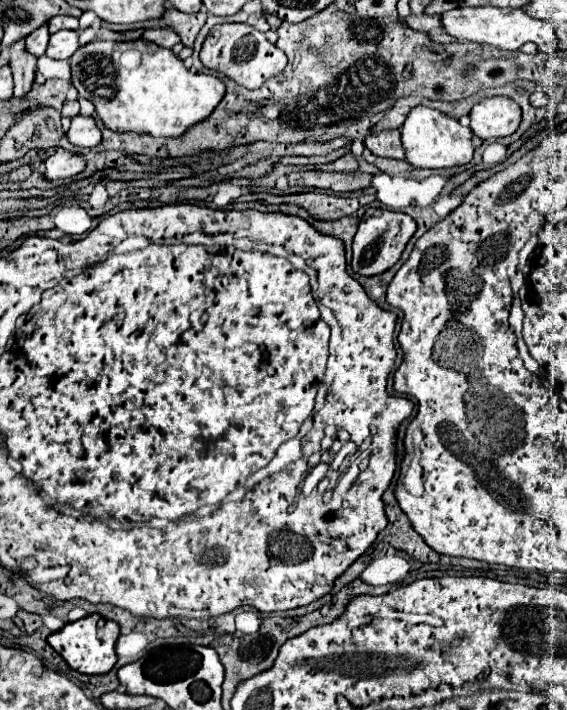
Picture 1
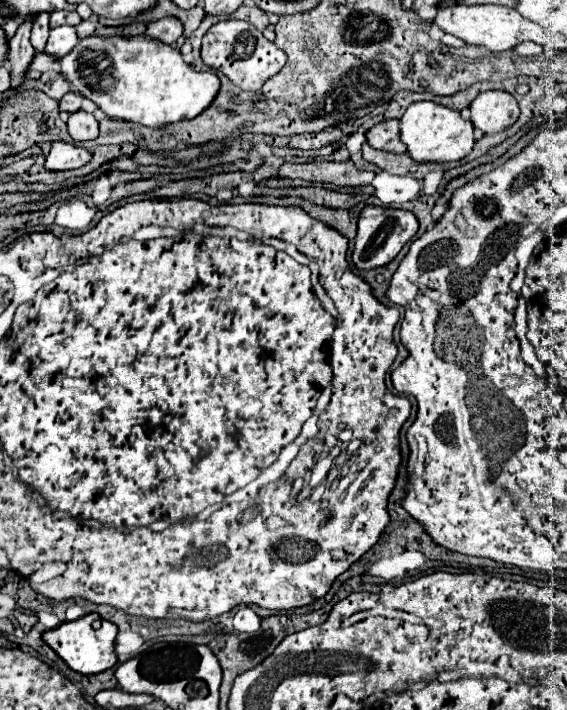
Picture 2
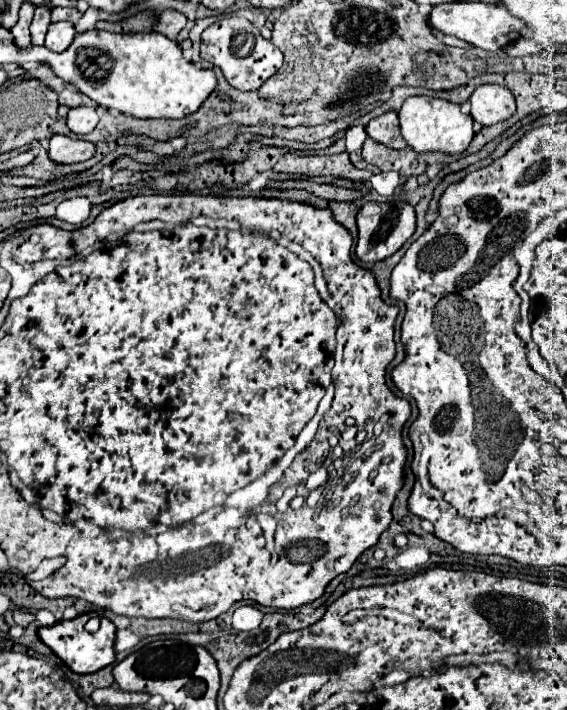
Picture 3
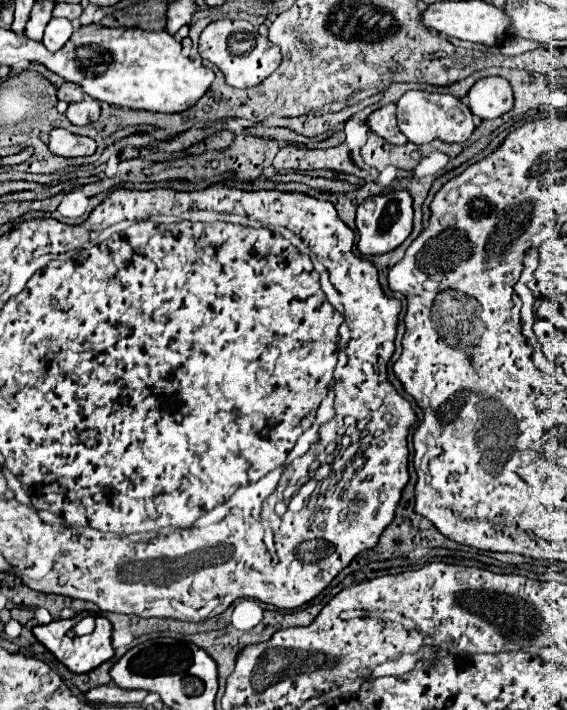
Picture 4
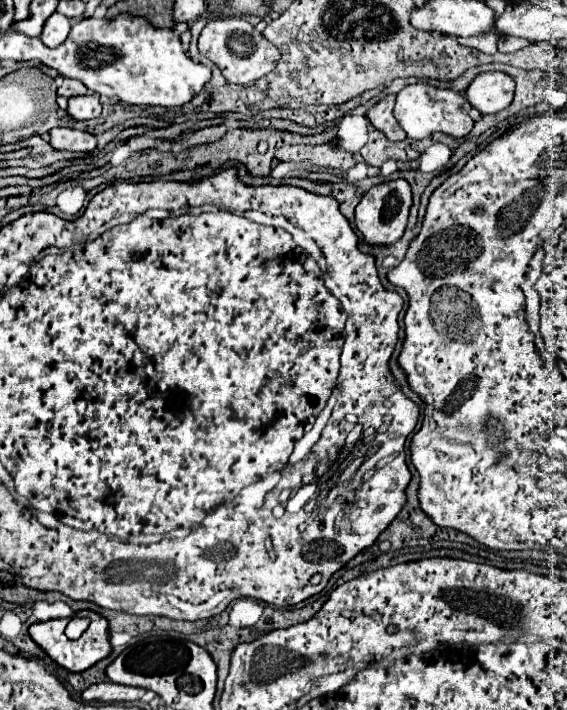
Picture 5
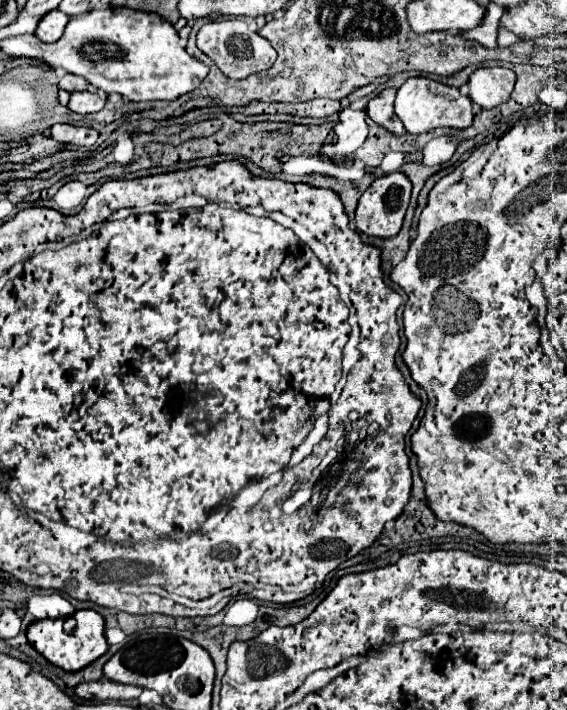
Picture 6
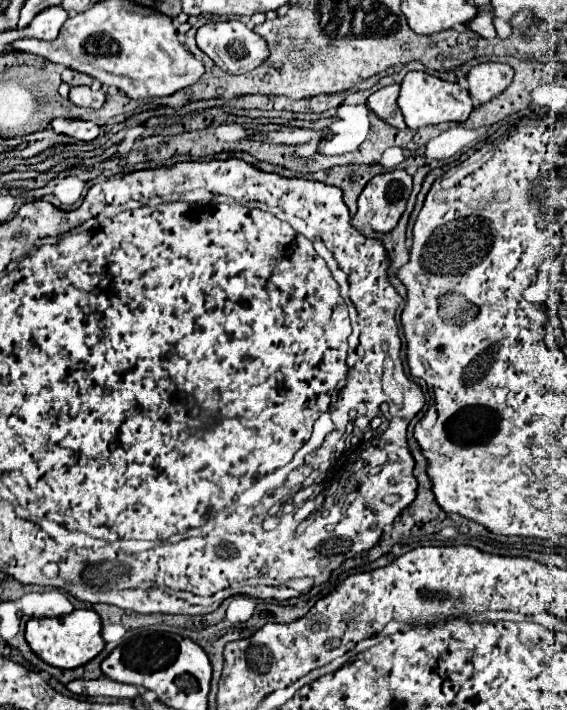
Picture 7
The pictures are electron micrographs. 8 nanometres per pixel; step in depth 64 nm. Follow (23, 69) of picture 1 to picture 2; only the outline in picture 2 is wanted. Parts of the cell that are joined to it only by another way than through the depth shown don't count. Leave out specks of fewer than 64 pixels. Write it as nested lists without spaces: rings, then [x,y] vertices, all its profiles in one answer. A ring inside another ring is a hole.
[[[26,20],[18,28],[16,36],[10,40],[8,62],[10,62],[10,74],[12,74],[12,88],[14,90],[18,90],[24,84],[28,66],[36,54],[30,46],[30,26],[32,26],[32,20]]]

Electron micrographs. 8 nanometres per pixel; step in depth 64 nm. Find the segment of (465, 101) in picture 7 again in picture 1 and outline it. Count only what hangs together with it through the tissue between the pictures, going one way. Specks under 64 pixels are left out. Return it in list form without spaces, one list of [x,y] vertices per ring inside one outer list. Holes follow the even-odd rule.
[[[428,106],[412,108],[400,132],[402,132],[402,146],[406,152],[406,160],[414,168],[430,168],[430,170],[454,168],[454,166],[464,166],[472,160],[474,148],[472,148],[470,128],[460,126],[458,120]]]

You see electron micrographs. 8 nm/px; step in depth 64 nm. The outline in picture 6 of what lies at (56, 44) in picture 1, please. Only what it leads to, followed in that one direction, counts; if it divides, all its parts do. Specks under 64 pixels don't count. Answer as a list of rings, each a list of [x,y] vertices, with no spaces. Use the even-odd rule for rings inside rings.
[[[52,10],[52,12],[48,12],[42,20],[40,20],[40,24],[38,24],[38,30],[36,30],[36,36],[42,40],[42,42],[56,42],[56,40],[60,40],[60,36],[64,34],[64,28],[66,28],[66,24],[68,24],[68,16],[64,14],[64,12],[60,12],[60,10]]]

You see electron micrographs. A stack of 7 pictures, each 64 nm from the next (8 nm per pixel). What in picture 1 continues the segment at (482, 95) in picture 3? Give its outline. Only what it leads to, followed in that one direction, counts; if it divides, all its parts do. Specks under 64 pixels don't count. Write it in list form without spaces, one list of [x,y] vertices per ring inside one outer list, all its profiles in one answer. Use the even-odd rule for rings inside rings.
[[[496,96],[476,104],[470,112],[470,130],[480,140],[510,136],[520,126],[520,106],[514,100]]]

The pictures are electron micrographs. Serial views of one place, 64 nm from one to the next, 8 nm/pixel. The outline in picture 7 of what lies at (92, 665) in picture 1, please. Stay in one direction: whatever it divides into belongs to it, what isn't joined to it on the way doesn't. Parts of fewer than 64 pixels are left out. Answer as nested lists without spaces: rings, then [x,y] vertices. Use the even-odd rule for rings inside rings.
[[[74,610],[62,618],[38,618],[26,624],[26,640],[30,648],[50,666],[72,670],[84,666],[104,650],[102,620],[94,610]]]

